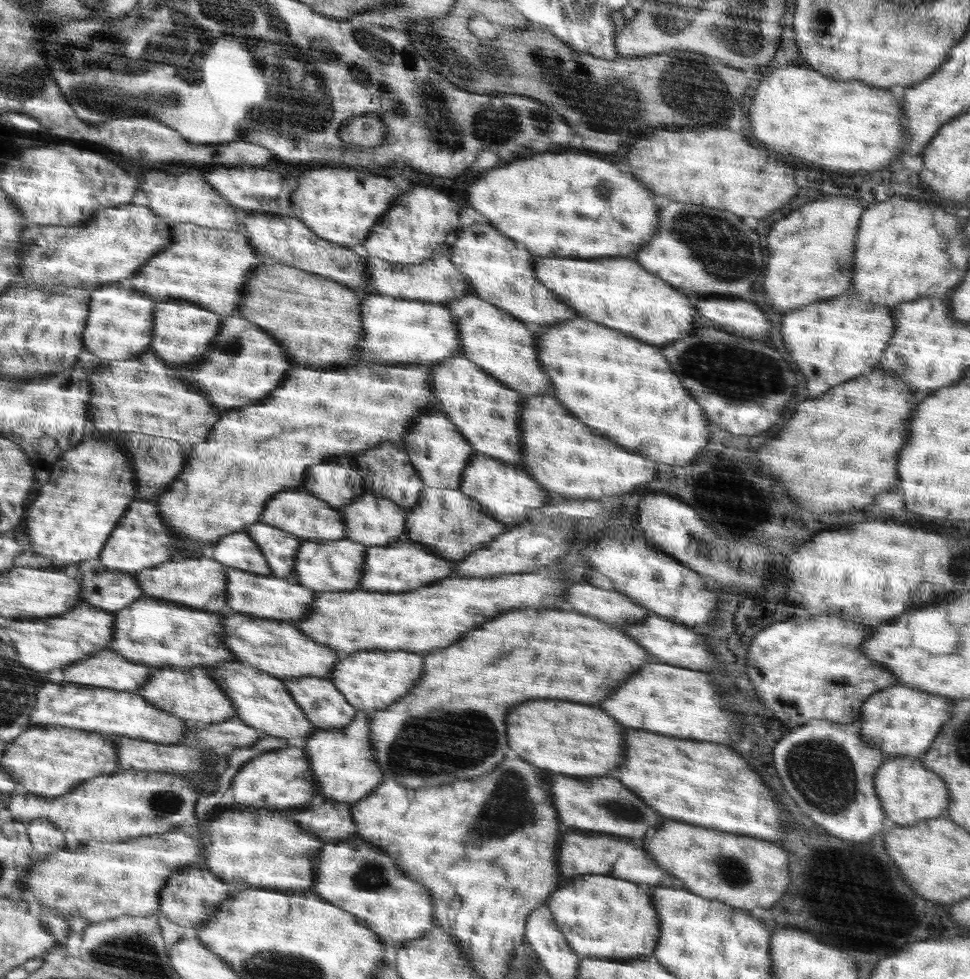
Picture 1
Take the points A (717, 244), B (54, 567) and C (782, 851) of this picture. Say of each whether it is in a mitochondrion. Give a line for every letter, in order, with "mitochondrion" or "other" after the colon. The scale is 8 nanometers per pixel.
A: mitochondrion
B: other
C: other

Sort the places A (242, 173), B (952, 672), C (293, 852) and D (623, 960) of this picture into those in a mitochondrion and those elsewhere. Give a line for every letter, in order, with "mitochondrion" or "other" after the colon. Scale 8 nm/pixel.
A: other
B: other
C: other
D: other

